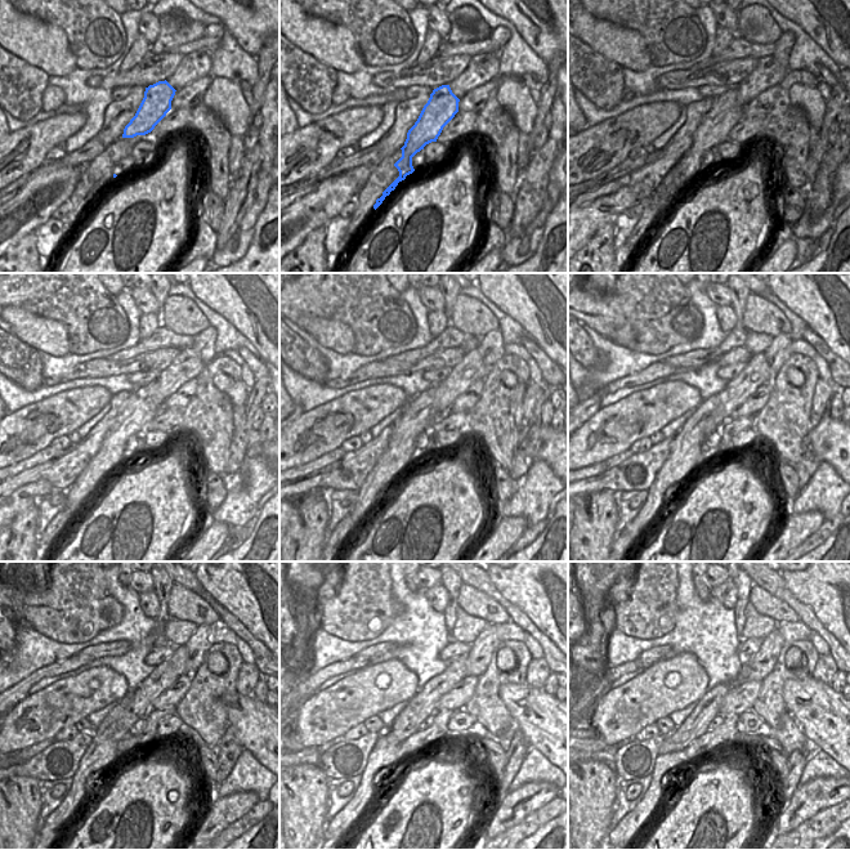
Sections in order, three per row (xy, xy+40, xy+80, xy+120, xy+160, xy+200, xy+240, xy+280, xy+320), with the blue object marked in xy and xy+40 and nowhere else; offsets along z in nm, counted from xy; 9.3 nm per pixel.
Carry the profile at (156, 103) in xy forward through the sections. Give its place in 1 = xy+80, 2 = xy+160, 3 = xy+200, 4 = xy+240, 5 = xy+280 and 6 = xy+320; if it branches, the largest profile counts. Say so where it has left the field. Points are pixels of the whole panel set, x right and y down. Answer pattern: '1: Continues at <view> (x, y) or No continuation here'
1: Continues at xy+80 (725, 112)
2: Continues at xy+160 (415, 419)
3: Continues at xy+200 (685, 451)
4: Continues at xy+240 (101, 754)
5: Continues at xy+280 (383, 759)
6: Continues at xy+320 (669, 768)

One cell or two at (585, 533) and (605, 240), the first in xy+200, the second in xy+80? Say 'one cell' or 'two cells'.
one cell

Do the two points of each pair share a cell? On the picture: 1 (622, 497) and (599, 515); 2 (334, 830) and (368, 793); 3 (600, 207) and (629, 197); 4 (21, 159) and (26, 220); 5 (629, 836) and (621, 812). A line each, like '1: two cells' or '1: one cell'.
1: two cells
2: one cell
3: one cell
4: two cells
5: two cells

